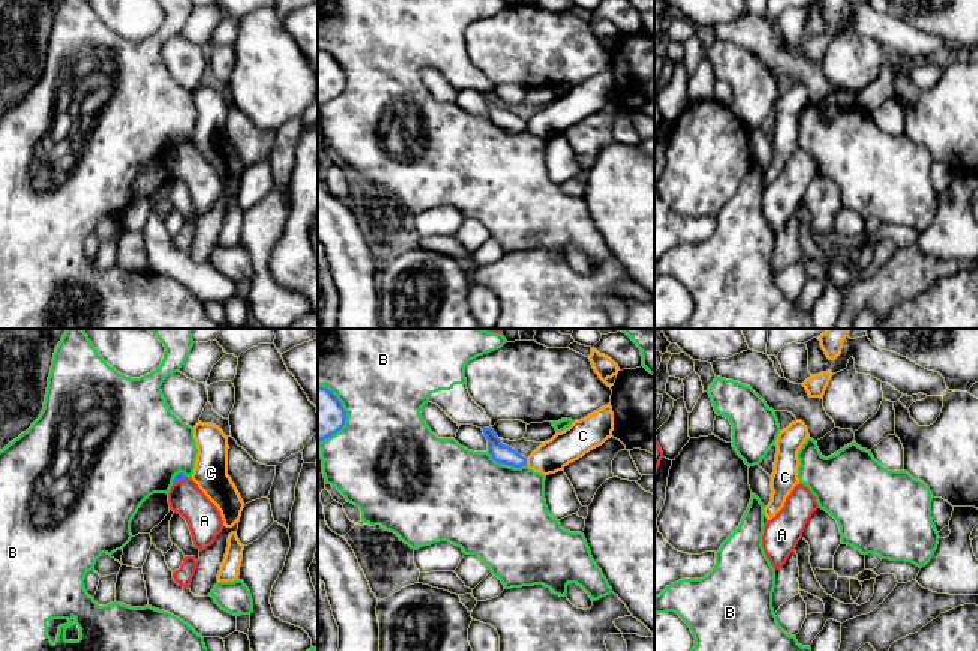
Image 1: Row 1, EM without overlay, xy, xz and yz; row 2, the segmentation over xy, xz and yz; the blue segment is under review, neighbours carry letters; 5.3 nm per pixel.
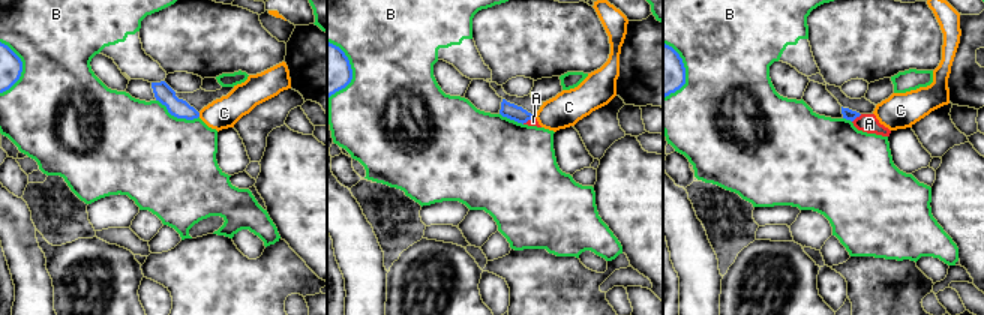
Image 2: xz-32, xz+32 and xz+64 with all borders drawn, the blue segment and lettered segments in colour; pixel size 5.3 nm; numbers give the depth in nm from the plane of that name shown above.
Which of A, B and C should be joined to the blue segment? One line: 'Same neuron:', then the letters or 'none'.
Same neuron: none

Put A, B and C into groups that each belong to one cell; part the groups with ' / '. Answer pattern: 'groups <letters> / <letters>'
groups A / B / C

